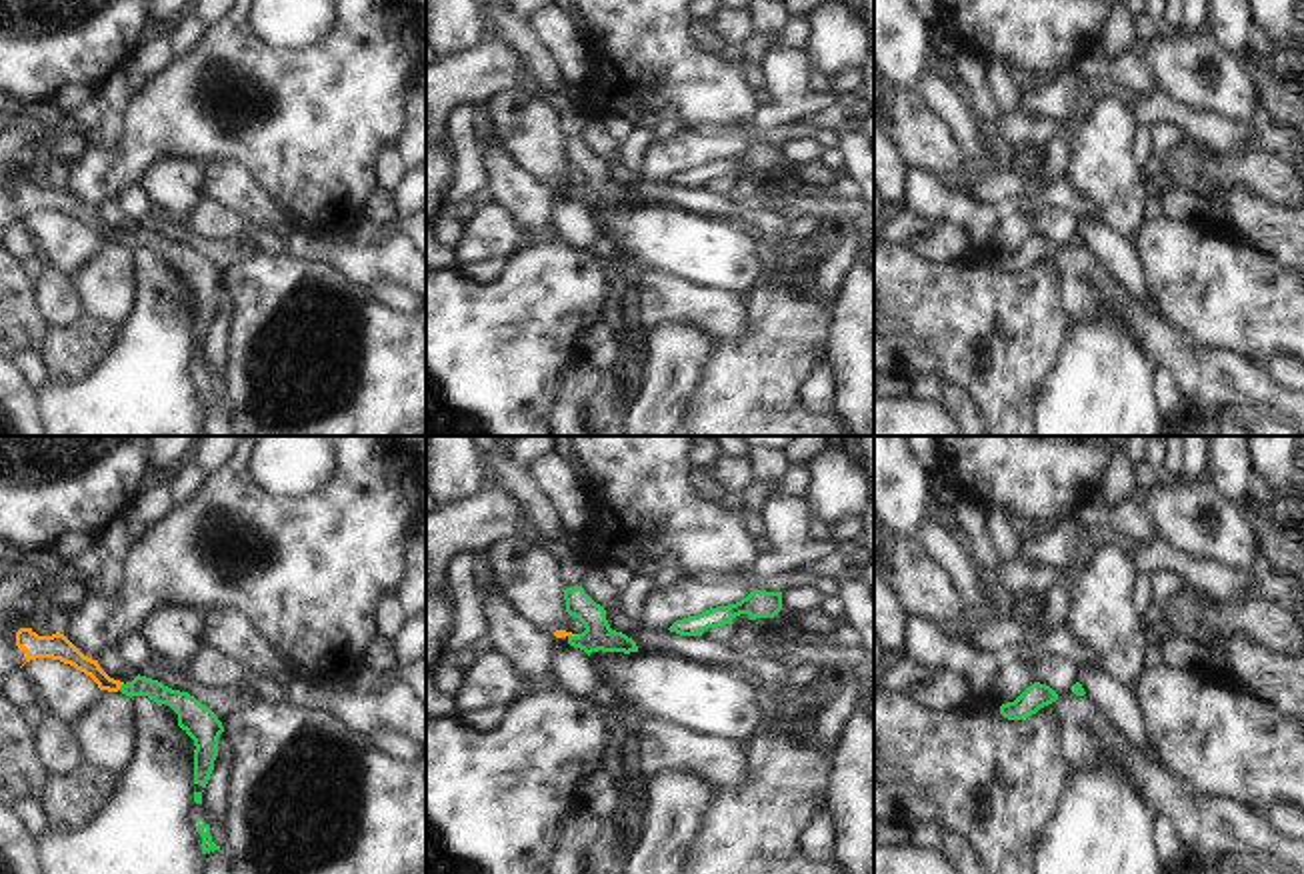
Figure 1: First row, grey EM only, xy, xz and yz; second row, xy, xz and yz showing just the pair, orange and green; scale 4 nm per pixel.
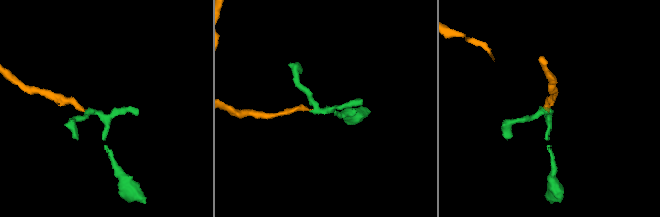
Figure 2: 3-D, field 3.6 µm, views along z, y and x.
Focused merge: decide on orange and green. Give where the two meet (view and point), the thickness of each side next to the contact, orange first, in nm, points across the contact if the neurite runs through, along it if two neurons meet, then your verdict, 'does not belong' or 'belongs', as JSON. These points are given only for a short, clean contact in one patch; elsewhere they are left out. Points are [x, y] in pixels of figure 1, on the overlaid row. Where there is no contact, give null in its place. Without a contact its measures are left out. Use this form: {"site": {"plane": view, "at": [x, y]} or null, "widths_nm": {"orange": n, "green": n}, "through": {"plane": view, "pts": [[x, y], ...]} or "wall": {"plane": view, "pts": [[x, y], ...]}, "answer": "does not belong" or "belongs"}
{"site": {"plane": "xy", "at": [120, 684]}, "widths_nm": {"orange": 80, "green": 80}, "through": {"plane": "xy", "pts": [[68, 652], [104, 682], [120, 684], [152, 688], [178, 700]]}, "answer": "belongs"}

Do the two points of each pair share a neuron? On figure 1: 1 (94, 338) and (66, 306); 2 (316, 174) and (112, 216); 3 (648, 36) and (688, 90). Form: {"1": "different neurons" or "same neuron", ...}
{"1": "different neurons", "2": "different neurons", "3": "same neuron"}

